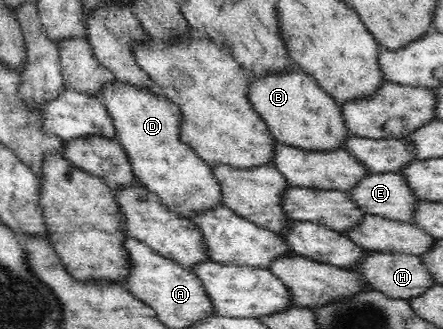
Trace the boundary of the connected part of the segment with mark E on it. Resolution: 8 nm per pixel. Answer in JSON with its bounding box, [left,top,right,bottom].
[348,172,421,222]

